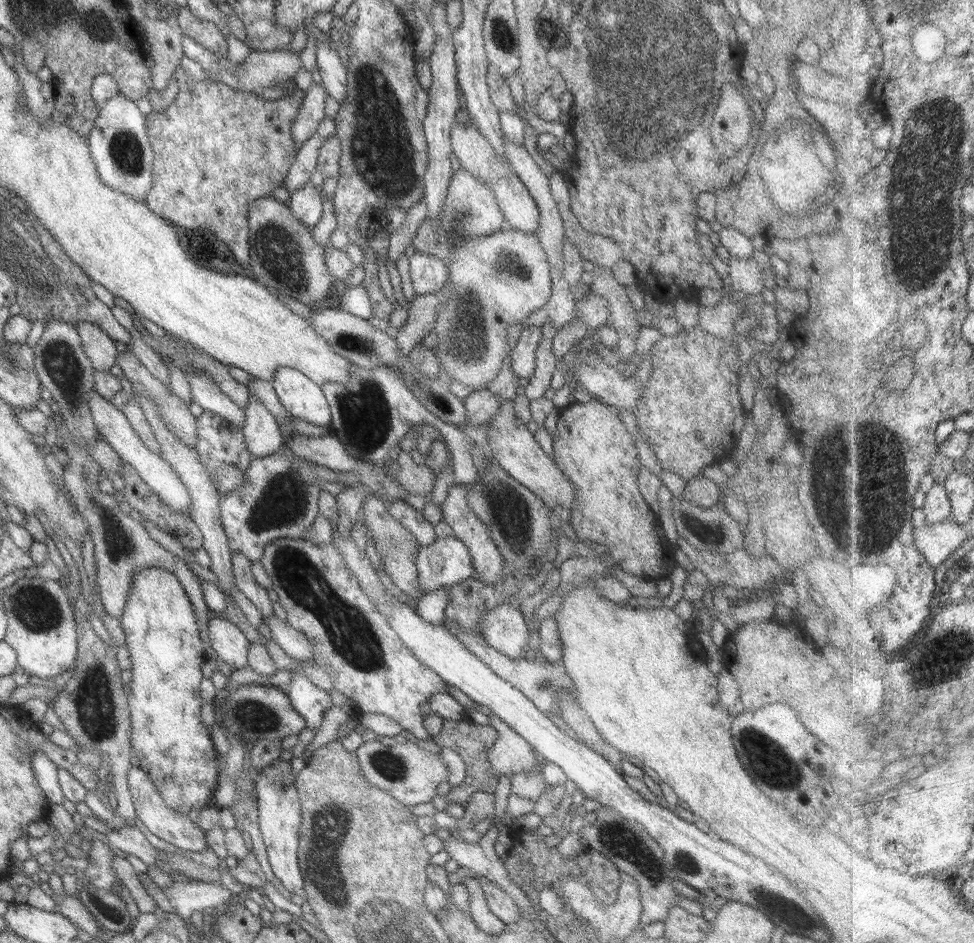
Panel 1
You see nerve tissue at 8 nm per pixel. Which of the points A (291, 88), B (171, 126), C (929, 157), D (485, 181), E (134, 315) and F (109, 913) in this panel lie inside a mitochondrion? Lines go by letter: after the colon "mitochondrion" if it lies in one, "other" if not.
A: other
B: other
C: mitochondrion
D: other
E: other
F: other

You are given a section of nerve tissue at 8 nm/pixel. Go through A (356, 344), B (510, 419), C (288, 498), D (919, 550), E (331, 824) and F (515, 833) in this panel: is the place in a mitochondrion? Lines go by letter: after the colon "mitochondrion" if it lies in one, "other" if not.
A: mitochondrion
B: other
C: mitochondrion
D: other
E: mitochondrion
F: other

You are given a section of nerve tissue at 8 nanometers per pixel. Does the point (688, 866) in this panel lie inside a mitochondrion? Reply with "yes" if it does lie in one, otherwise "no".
yes

